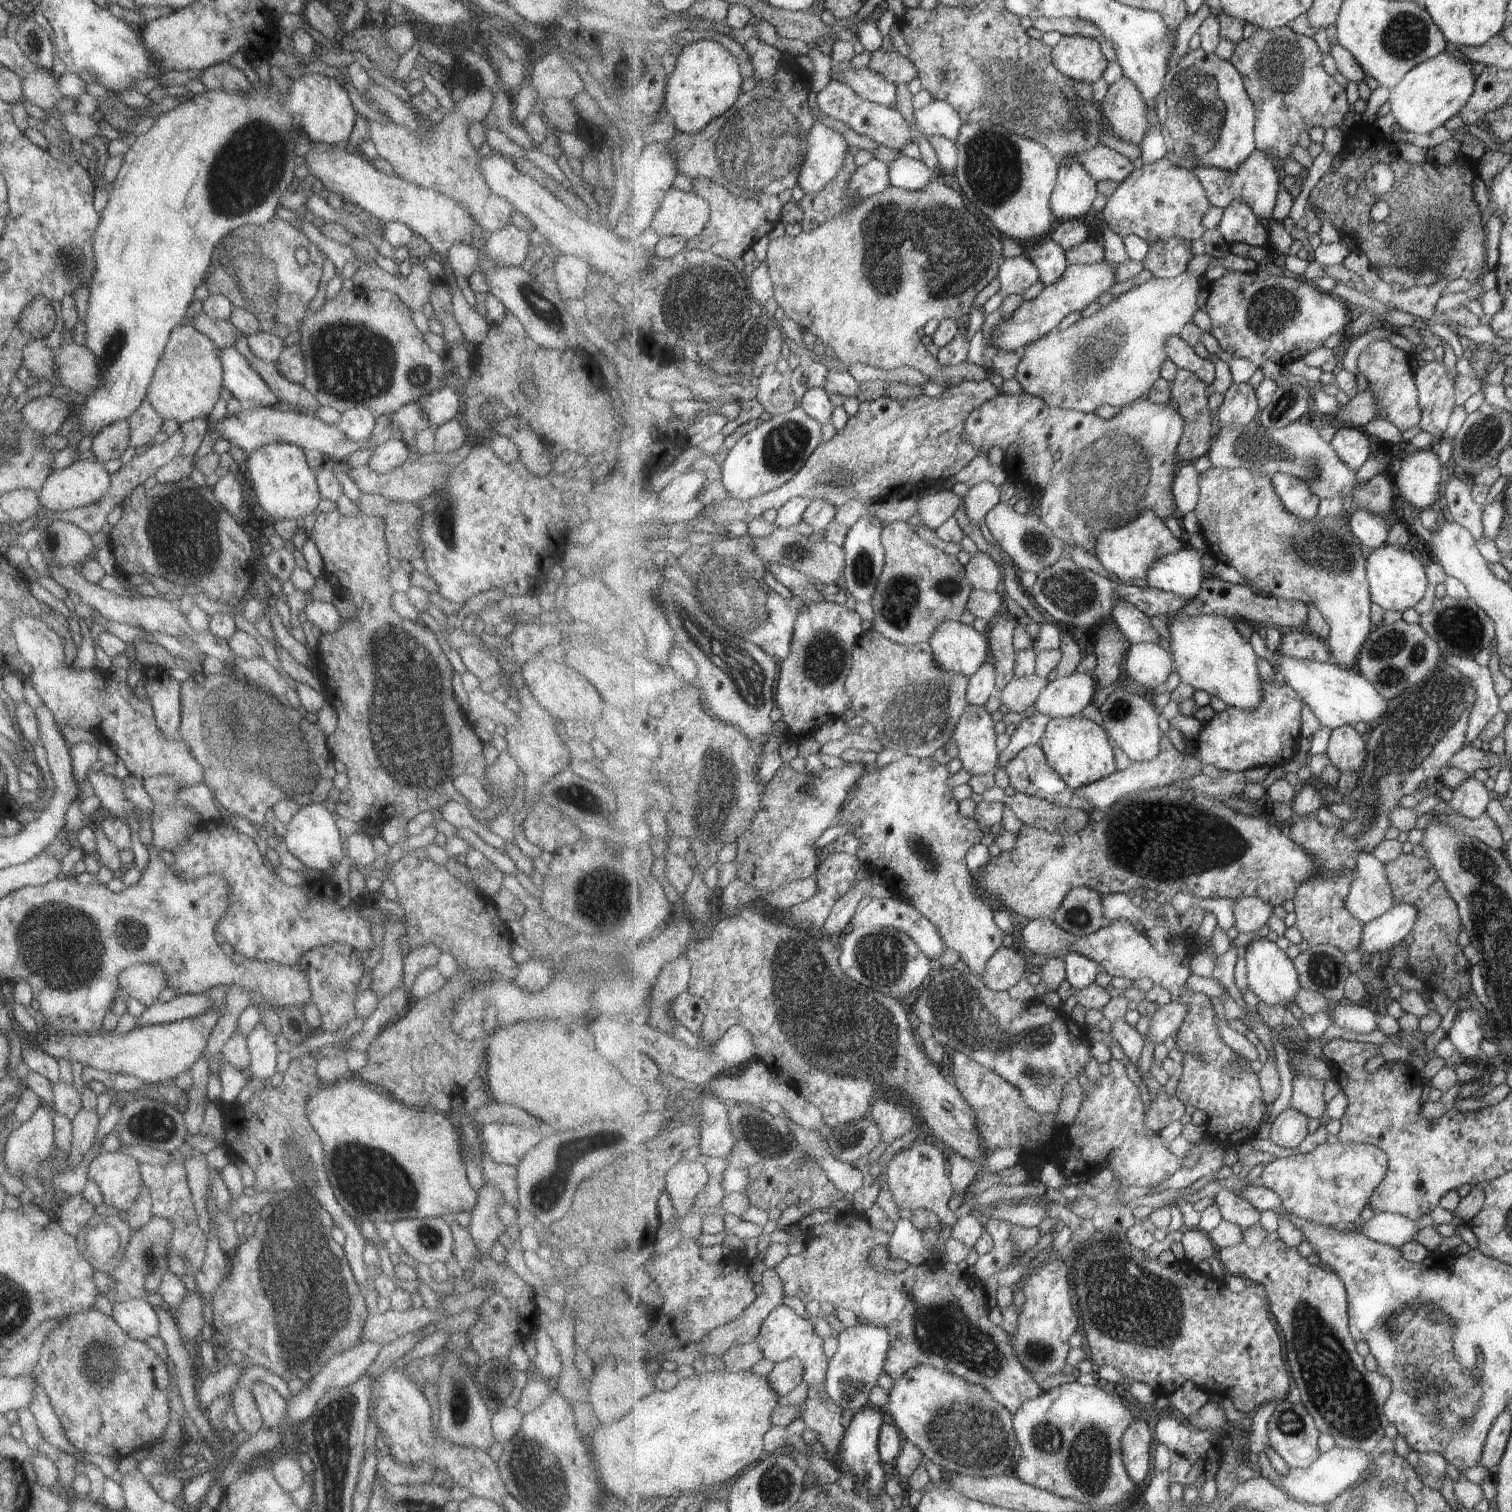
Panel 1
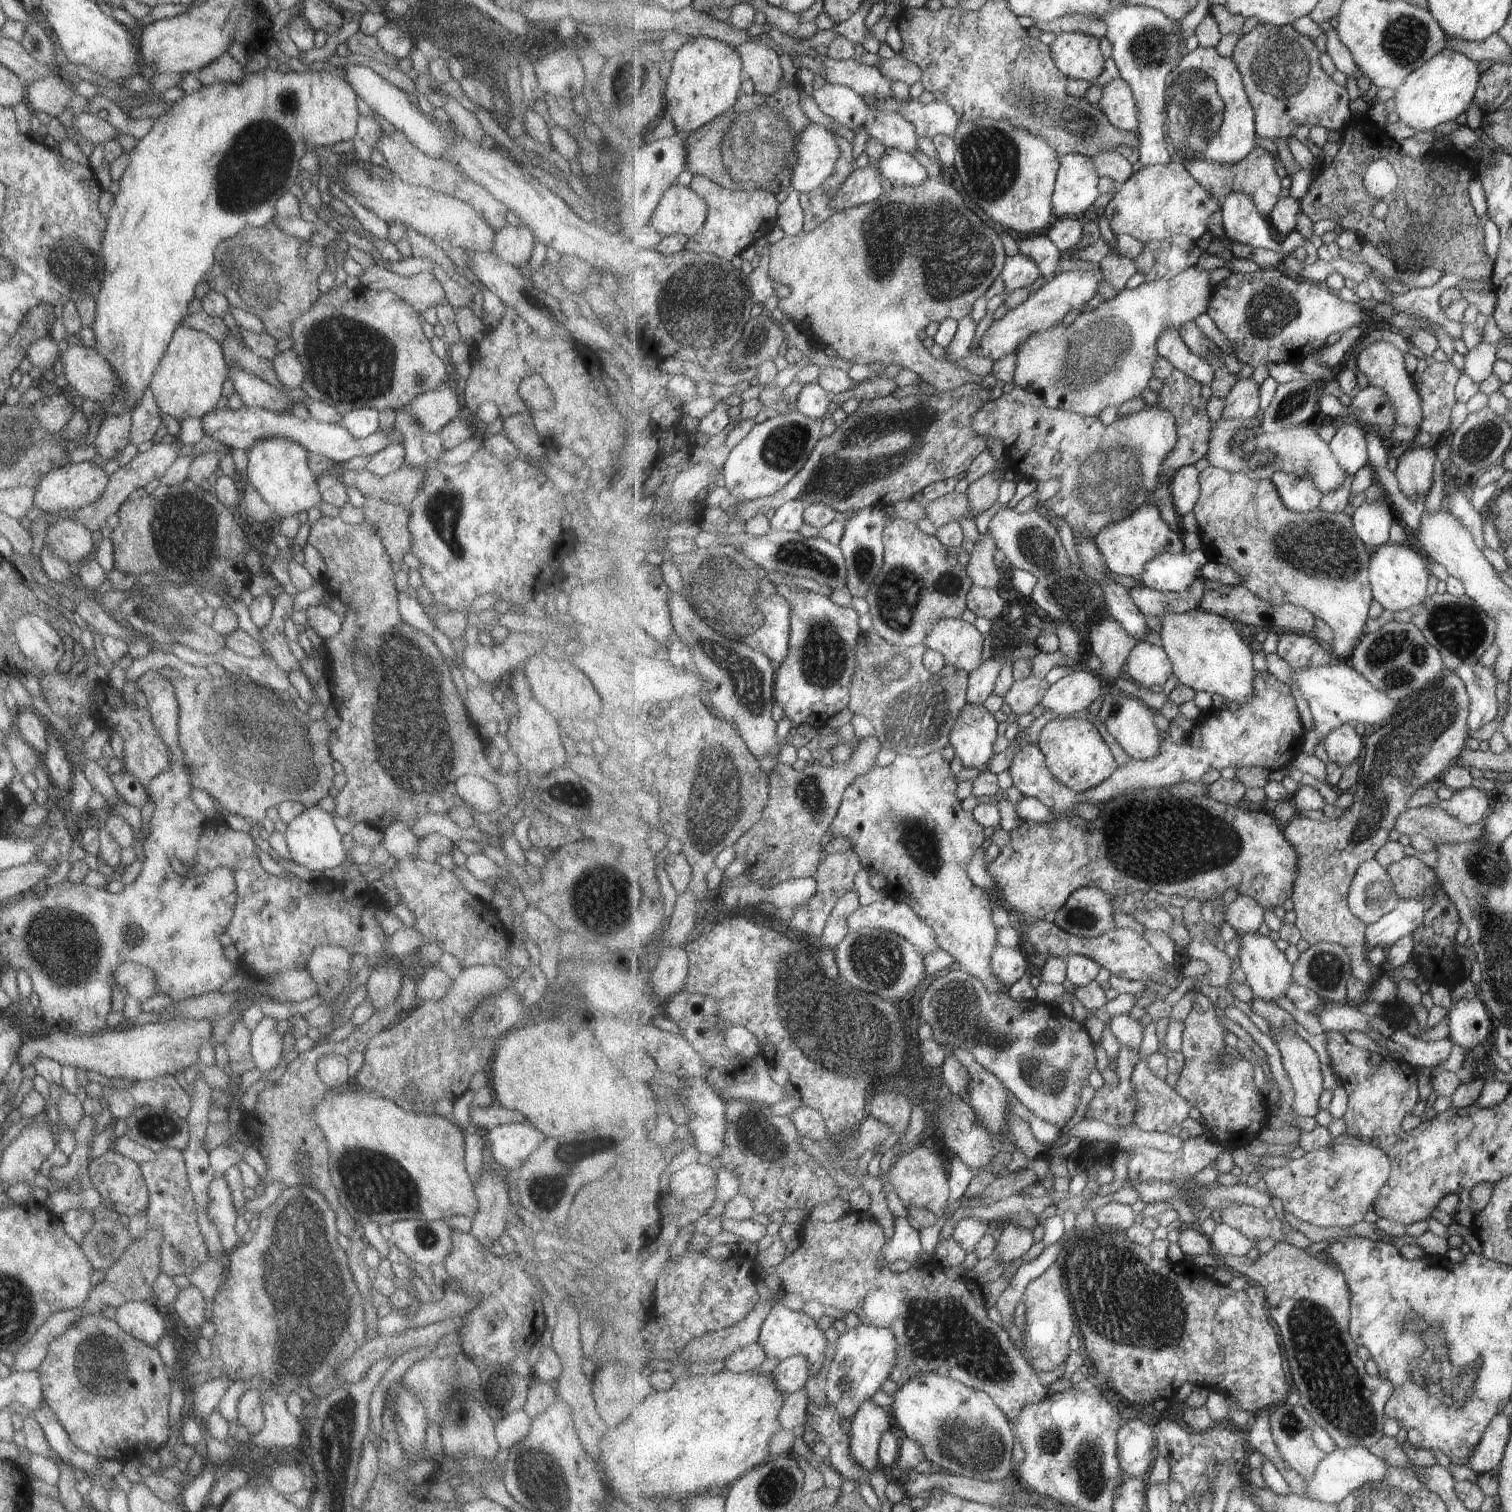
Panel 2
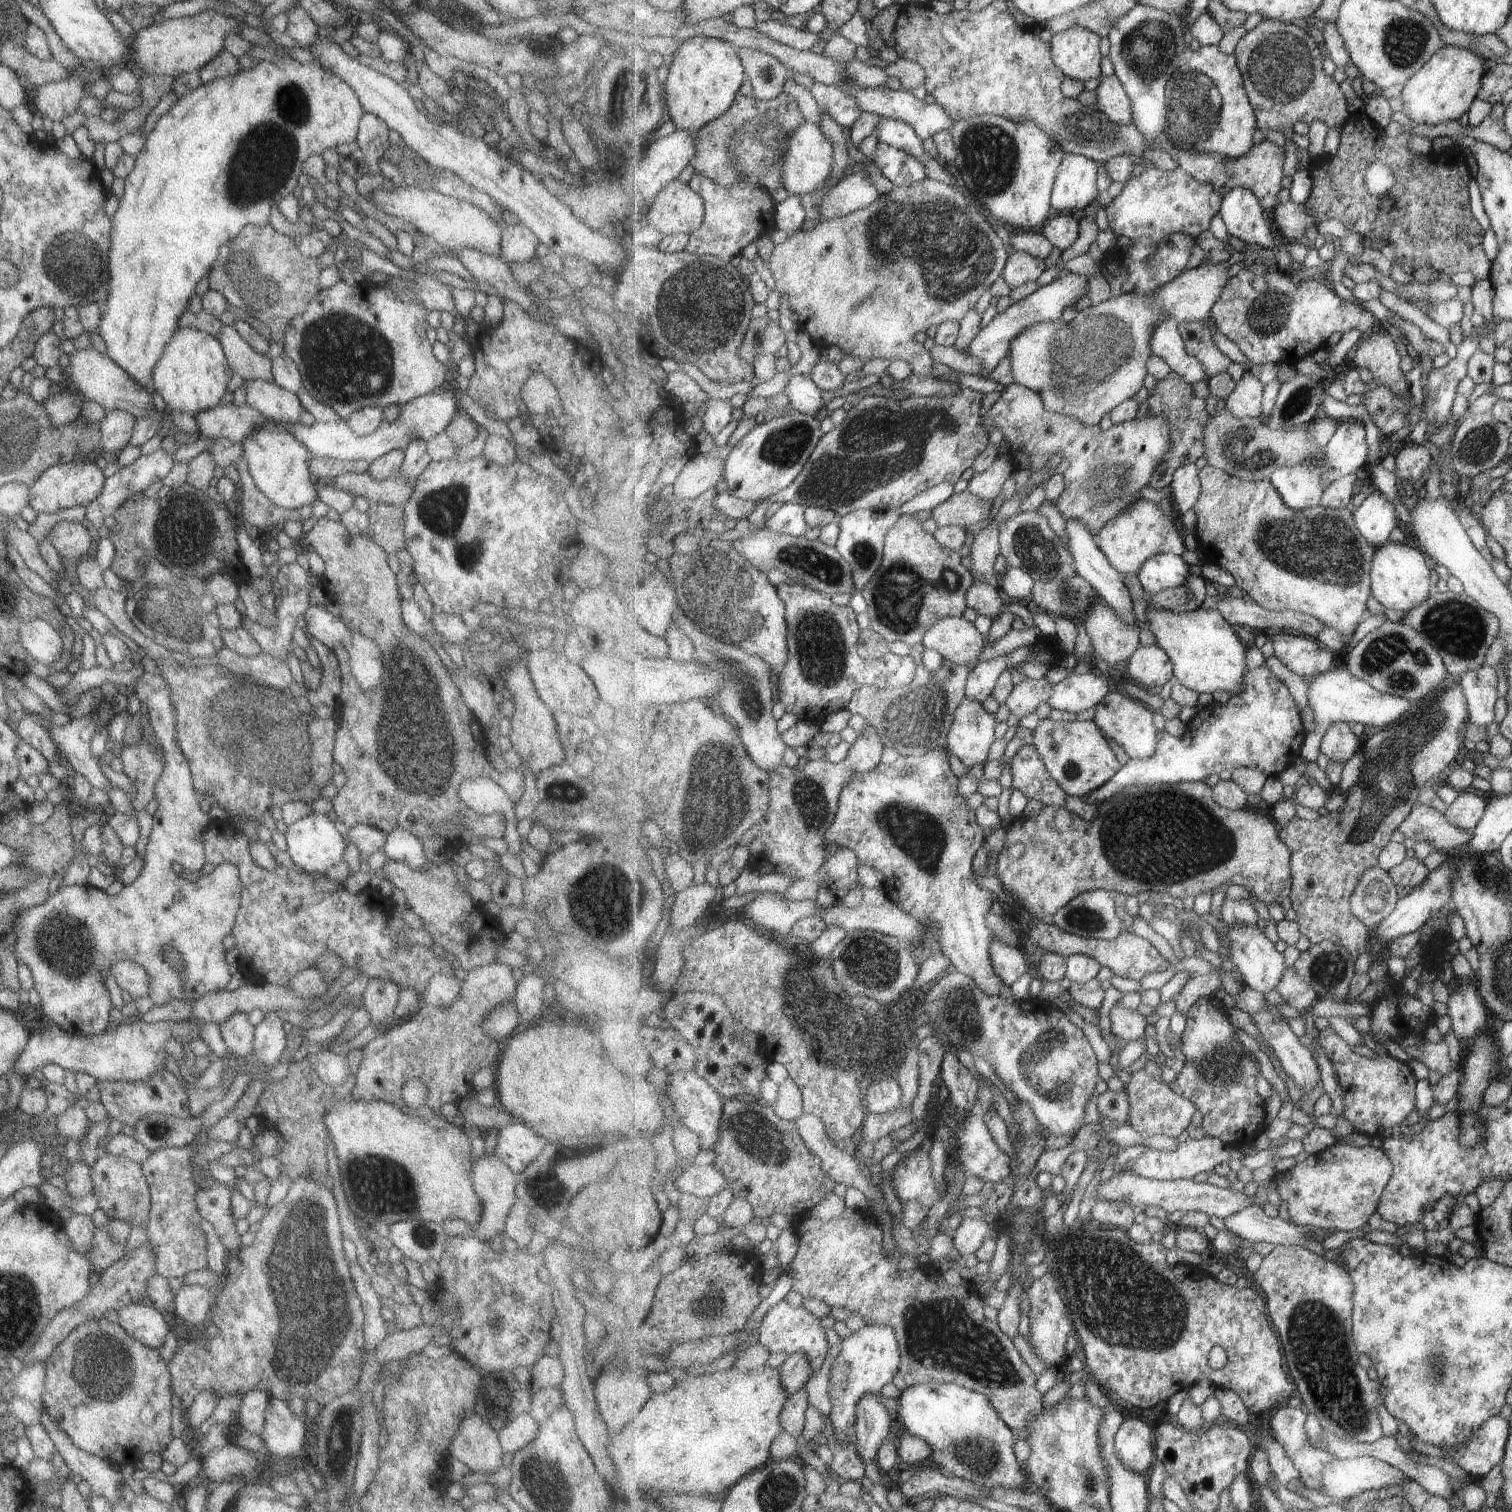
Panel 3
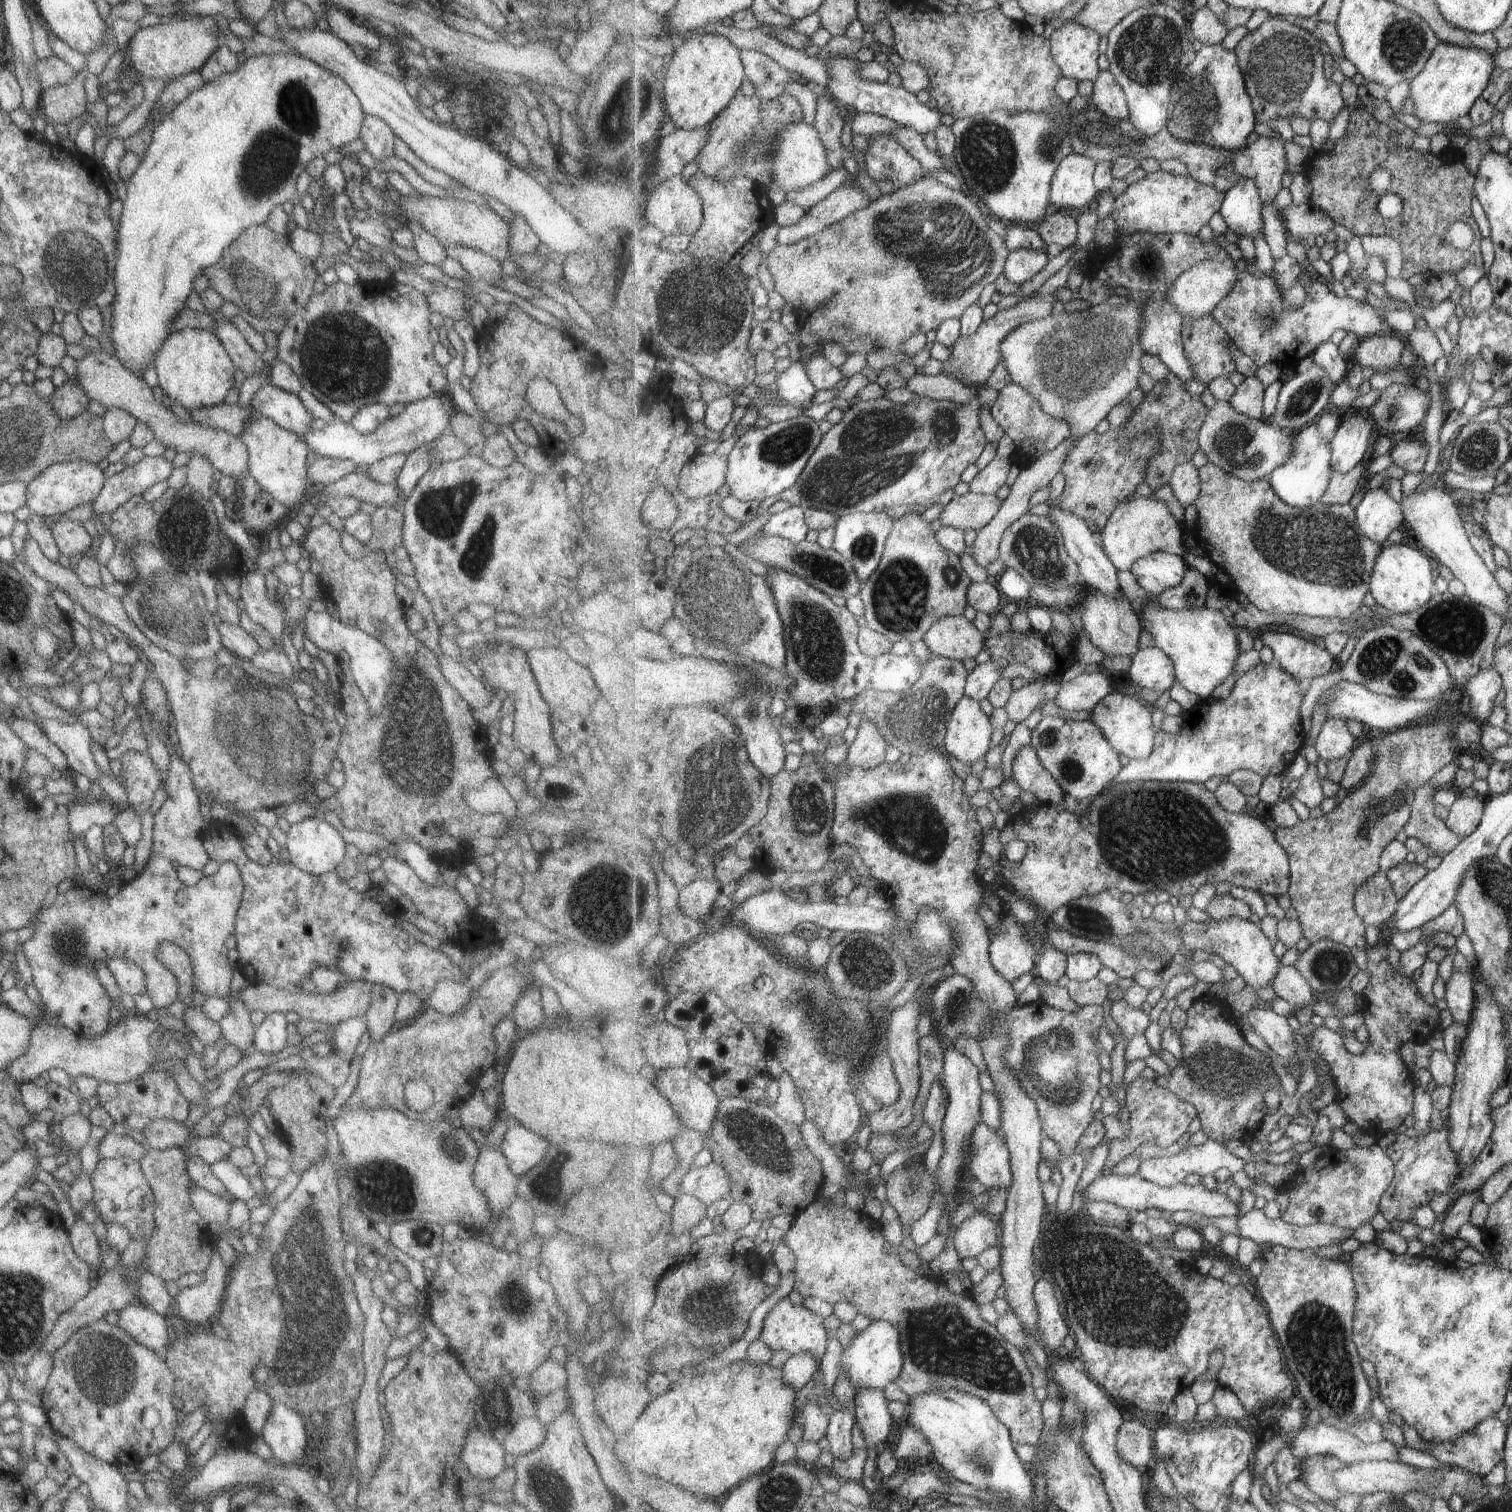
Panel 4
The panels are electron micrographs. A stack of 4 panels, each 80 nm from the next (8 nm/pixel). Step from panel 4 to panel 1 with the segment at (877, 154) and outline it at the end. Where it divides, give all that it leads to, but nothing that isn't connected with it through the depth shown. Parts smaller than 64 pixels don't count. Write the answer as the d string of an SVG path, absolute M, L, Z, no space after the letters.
M899 154L890 163L890 184L893 187L923 190L931 181L933 170L927 168L923 161L917 161L905 154Z

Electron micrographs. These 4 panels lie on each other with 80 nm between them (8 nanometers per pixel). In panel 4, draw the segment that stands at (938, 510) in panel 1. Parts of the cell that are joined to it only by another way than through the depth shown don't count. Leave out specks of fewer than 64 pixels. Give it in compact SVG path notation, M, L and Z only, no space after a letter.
M973 493L954 496L943 508L940 521L942 525L963 531L981 531L1001 510L1004 502L997 494Z

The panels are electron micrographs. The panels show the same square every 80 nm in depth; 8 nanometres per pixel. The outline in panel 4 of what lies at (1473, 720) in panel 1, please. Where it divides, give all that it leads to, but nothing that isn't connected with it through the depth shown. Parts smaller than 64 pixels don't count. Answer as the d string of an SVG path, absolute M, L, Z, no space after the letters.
M1492 667L1479 672L1478 676L1473 676L1459 691L1469 697L1471 712L1480 724L1484 724L1491 718L1495 708L1493 702L1503 690L1504 683L1501 674Z

